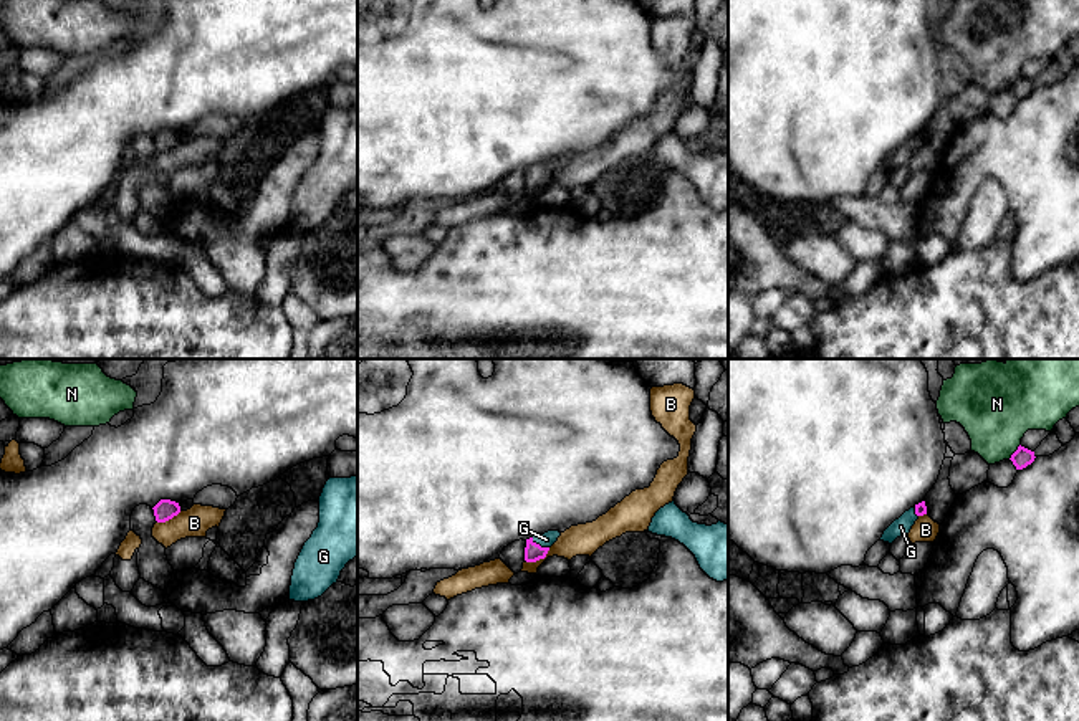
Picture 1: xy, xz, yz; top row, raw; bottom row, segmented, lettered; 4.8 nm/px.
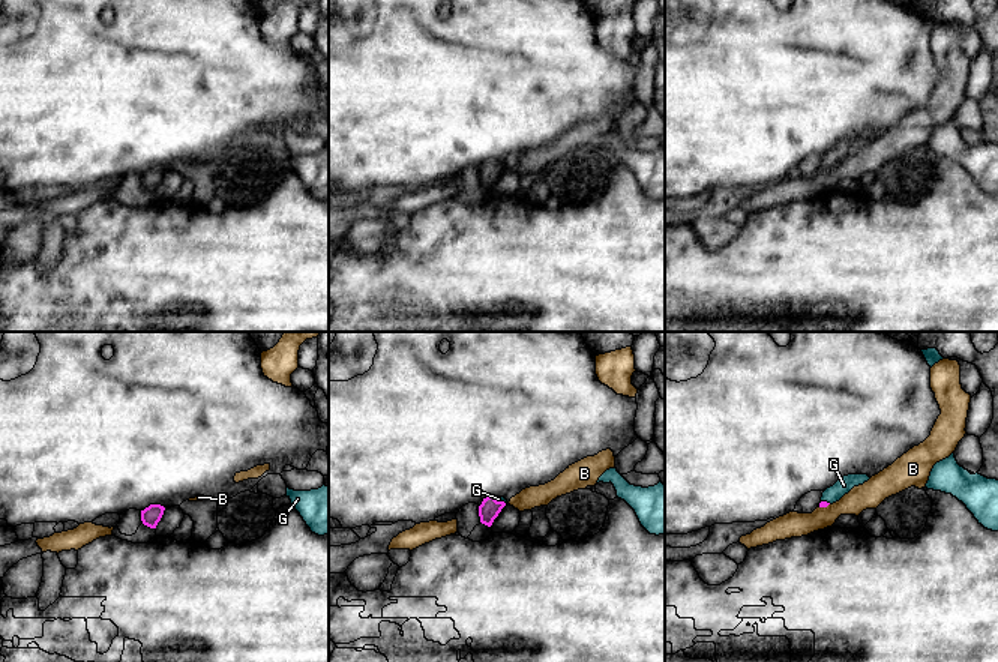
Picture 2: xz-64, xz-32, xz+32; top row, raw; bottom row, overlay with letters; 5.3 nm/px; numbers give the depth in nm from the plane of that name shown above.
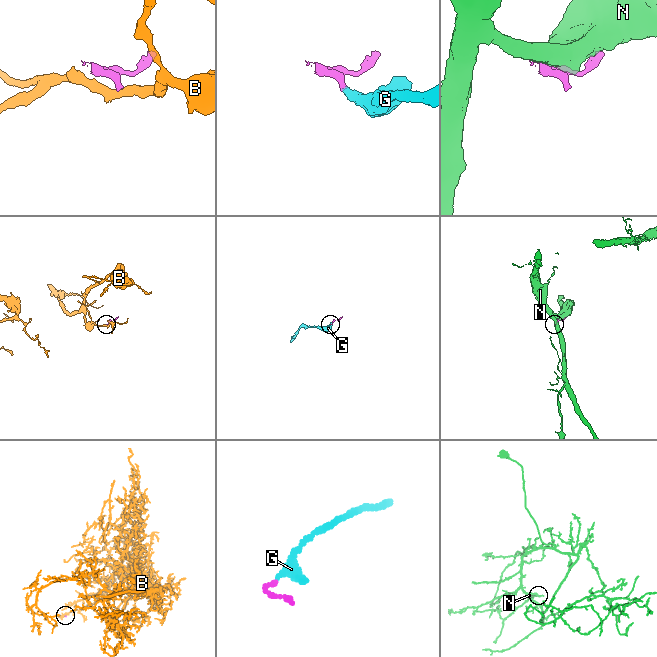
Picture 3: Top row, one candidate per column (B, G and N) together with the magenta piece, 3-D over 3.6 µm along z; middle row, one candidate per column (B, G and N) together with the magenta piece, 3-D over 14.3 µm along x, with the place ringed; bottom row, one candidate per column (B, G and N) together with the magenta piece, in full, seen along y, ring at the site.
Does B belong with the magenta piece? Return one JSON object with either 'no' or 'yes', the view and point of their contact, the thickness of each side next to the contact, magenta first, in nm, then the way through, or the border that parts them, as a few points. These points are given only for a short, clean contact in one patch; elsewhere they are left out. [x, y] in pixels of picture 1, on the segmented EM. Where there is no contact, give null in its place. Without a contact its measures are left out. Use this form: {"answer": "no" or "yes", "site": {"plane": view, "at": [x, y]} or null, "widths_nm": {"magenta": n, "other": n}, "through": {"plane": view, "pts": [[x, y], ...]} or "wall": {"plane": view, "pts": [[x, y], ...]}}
{"answer": "no", "site": {"plane": "xz", "at": [538, 559]}, "widths_nm": {"magenta": 90, "other": 160}, "wall": {"plane": "xz", "pts": [[550, 548], [543, 558], [525, 561]]}}

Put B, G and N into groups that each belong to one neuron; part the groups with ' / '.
B / G / N

